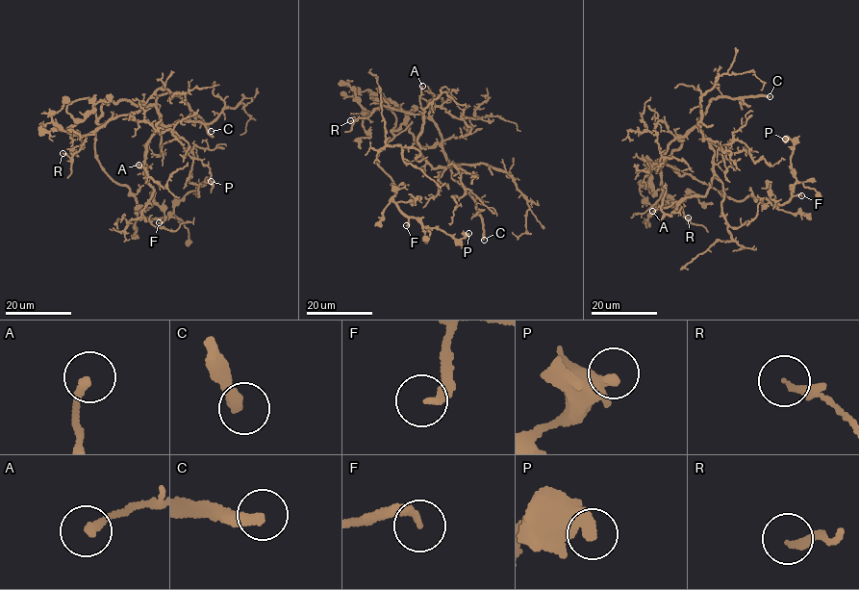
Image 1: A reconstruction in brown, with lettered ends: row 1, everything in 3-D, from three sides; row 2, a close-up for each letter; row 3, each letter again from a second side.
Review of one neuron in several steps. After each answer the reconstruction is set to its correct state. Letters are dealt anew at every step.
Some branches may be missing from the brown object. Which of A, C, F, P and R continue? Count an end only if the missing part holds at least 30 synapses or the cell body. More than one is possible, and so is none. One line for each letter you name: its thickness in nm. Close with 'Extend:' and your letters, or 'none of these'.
C: calibre 320 nm
F: calibre 200 nm
Extend: C, F

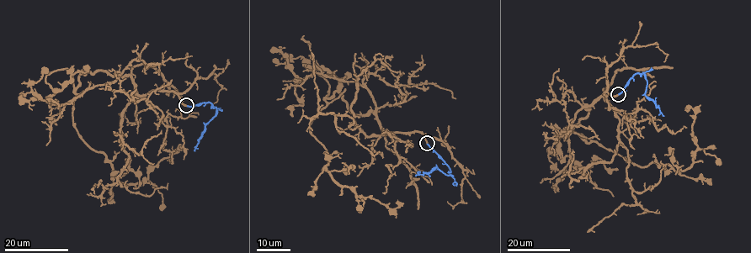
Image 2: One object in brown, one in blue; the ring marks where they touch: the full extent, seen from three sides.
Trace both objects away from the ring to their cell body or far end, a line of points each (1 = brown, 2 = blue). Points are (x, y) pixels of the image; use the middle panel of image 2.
1: (427, 143), (384, 135), (337, 92), (311, 124), (330, 176), (402, 202)
2: (427, 143), (449, 168), (452, 176), (436, 167), (421, 175), (418, 173), (420, 172)

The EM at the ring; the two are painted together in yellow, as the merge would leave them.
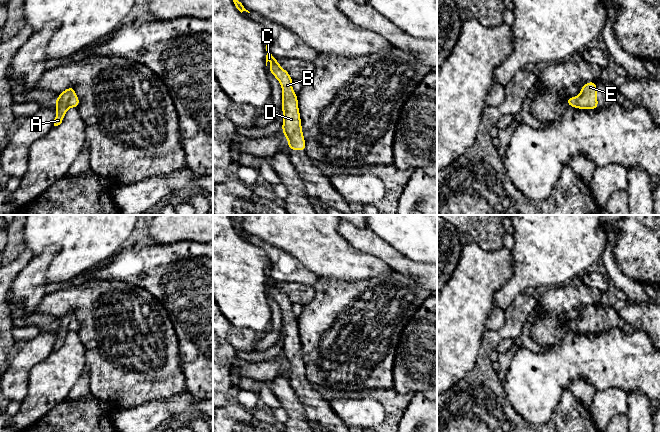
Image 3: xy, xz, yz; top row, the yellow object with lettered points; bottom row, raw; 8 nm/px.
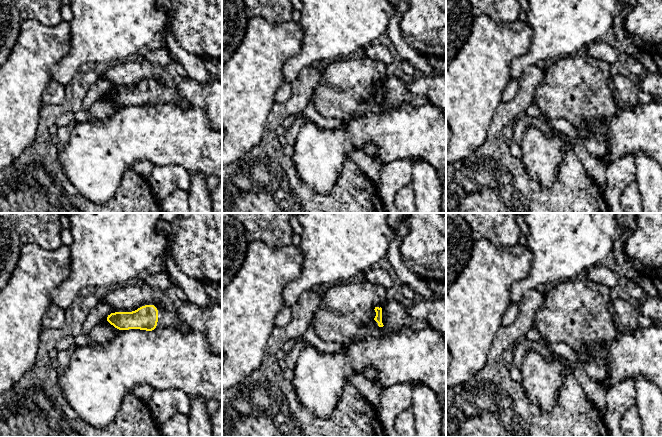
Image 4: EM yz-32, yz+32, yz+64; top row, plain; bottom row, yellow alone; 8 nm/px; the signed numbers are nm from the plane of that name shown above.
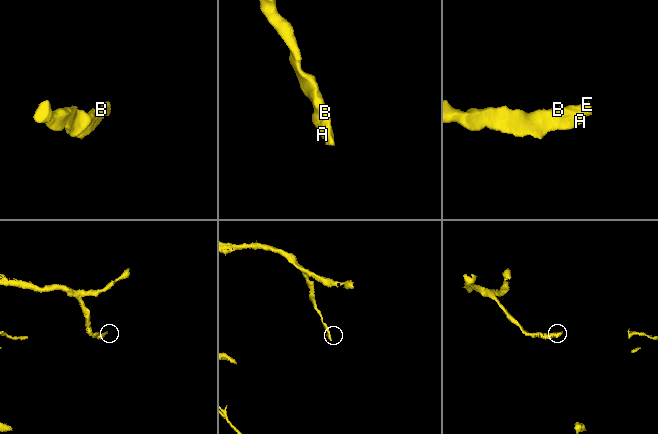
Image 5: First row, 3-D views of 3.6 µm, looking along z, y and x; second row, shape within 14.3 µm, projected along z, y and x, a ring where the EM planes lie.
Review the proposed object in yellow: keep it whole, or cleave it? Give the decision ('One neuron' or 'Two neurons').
One neuron

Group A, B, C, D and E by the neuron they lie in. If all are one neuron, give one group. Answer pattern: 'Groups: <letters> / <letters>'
Groups: A B C D E

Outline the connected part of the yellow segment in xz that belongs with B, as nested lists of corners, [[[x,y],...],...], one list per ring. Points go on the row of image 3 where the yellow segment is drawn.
[[[270,43],[266,45],[266,66],[268,61],[273,64],[267,69],[279,81],[282,88],[283,123],[282,133],[288,141],[288,149],[295,151],[306,151],[305,138],[302,133],[300,111],[298,109],[298,97],[292,88],[291,75],[278,63],[278,58],[270,53]]]

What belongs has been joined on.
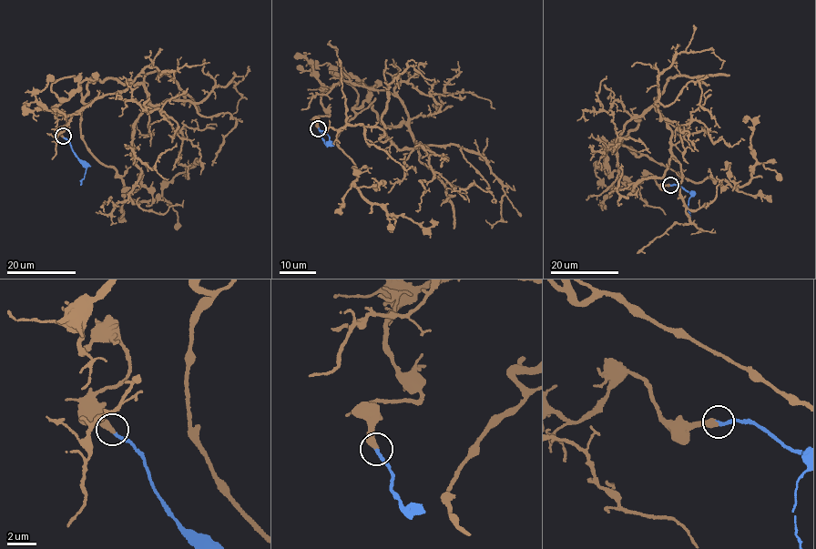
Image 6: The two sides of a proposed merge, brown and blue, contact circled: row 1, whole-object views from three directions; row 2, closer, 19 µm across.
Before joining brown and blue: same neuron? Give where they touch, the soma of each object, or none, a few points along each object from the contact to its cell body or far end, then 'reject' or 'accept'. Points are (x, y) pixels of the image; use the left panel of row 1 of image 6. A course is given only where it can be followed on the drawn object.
at (63, 136); no cell body on brown; no cell body on blue; brown runs (63, 136), (55, 113), (79, 82), (145, 87), (132, 140), (140, 177), (104, 212); blue runs (63, 136), (86, 167), (80, 185); accept

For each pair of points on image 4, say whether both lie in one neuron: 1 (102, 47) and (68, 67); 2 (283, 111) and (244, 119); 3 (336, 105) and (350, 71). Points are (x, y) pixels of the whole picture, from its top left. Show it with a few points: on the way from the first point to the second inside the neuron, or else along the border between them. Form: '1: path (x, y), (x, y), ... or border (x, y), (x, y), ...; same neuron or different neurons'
1: path (94, 47), (88, 47), (76, 59); same neuron
2: border (275, 102), (268, 114), (262, 137); different neurons
3: path (337, 97), (346, 88), (350, 79); same neuron

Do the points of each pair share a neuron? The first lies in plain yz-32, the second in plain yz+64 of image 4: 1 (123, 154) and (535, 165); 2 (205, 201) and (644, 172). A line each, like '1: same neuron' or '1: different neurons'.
1: same neuron
2: same neuron

